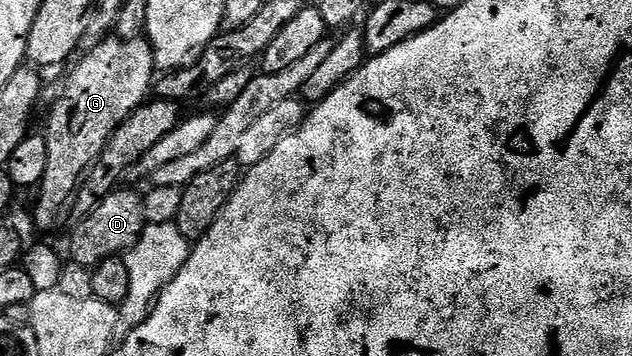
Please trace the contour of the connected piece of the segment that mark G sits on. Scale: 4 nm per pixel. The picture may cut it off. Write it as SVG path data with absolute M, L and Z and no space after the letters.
M111 36L105 38L100 44L96 44L92 49L85 51L77 59L78 67L71 72L66 78L66 87L62 90L62 95L54 102L54 107L50 110L50 119L46 122L46 130L44 129L44 137L48 144L48 168L44 171L44 180L42 181L40 189L37 191L38 203L34 206L34 222L42 230L50 230L58 221L62 218L62 213L67 213L68 207L73 203L77 193L78 187L82 184L82 179L86 177L90 172L91 166L94 165L94 161L100 156L100 152L104 152L104 148L108 144L108 140L116 132L116 128L120 128L120 124L135 108L141 106L143 102L147 101L149 92L151 93L152 87L156 82L156 67L154 64L154 50L150 47L149 41L145 37L141 38L119 38L117 36Z

